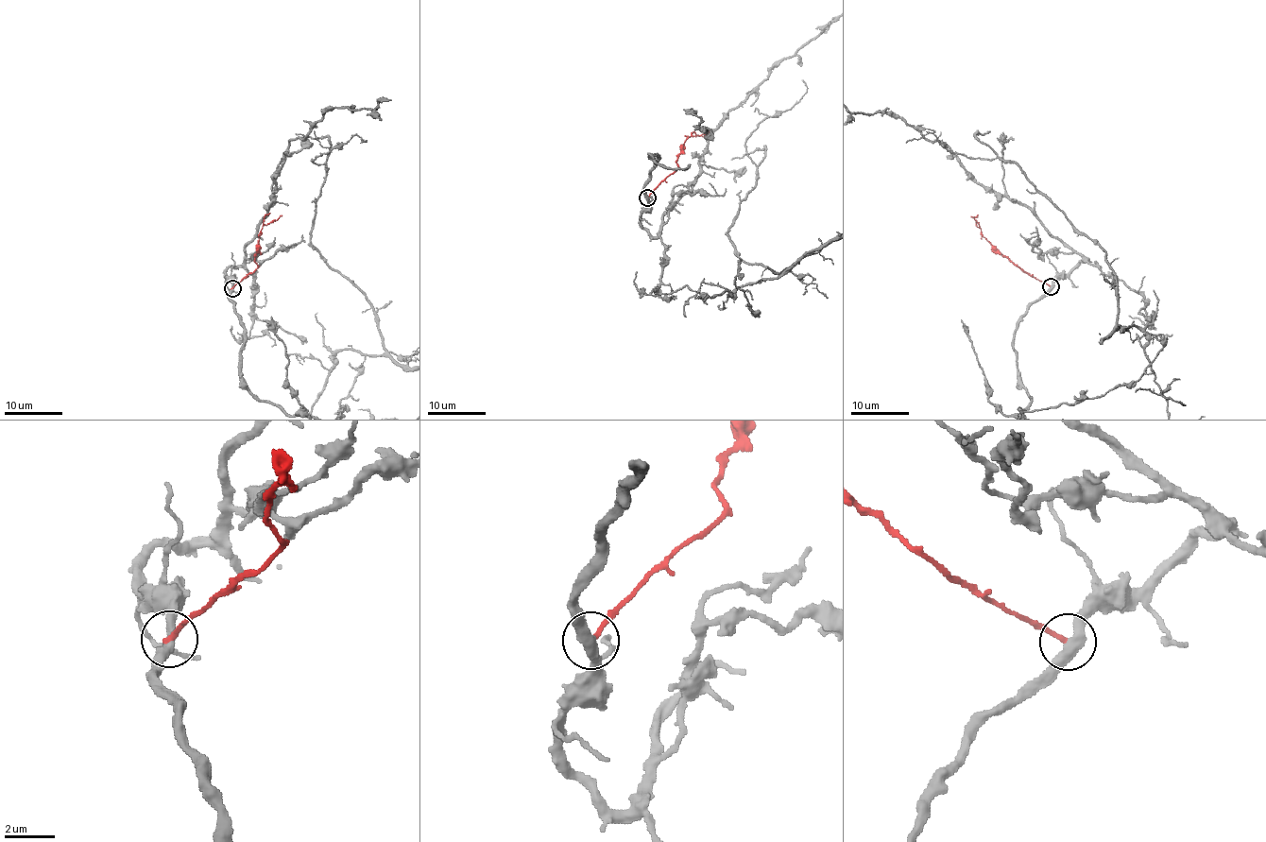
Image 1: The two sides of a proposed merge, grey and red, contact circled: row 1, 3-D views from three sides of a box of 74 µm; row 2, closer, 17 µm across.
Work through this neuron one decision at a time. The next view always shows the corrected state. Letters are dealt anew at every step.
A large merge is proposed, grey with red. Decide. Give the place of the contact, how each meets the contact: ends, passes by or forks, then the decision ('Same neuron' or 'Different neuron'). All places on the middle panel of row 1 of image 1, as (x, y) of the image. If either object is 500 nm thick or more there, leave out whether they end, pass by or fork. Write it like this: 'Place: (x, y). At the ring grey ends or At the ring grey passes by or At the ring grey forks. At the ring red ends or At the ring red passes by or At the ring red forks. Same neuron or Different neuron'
Place: (647, 197). At the ring grey passes by. At the ring red ends. Different neuron

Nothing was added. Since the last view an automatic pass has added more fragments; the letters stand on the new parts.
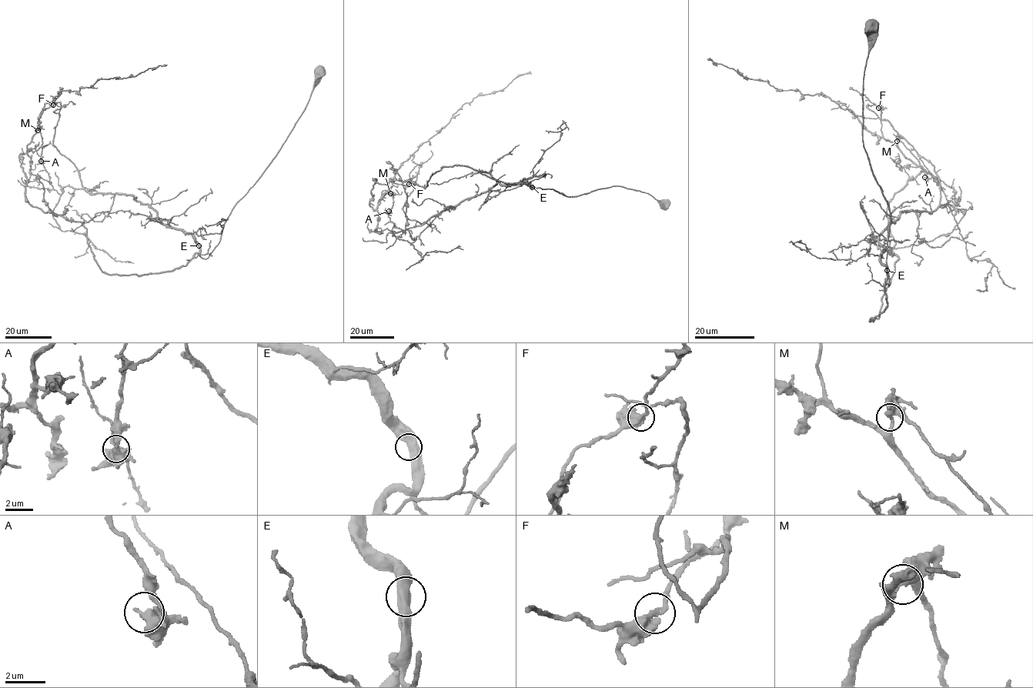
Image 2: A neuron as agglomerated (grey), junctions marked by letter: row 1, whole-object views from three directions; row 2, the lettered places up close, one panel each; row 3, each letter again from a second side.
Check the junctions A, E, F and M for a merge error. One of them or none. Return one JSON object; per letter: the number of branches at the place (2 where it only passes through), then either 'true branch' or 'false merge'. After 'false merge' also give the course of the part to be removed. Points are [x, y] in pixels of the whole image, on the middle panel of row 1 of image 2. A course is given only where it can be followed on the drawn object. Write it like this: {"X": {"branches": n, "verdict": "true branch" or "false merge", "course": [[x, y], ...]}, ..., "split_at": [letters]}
{"A": {"branches": 2, "verdict": "true branch"}, "E": {"branches": 2, "verdict": "true branch"}, "F": {"branches": 2, "verdict": "true branch"}, "M": {"branches": 3, "verdict": "true branch"}, "split_at": []}

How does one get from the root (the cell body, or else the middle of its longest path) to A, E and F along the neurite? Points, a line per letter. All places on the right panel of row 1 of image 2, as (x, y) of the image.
A: (870, 25), (863, 146), (890, 224), (870, 321), (898, 258), (887, 205), (924, 170), (898, 140), (924, 177)
E: (870, 25), (863, 79), (863, 144), (873, 176), (886, 199), (890, 211), (886, 256), (888, 285), (887, 269)
F: (870, 25), (863, 146), (890, 224), (873, 322), (898, 258), (887, 205), (924, 170), (884, 138), (878, 108)

